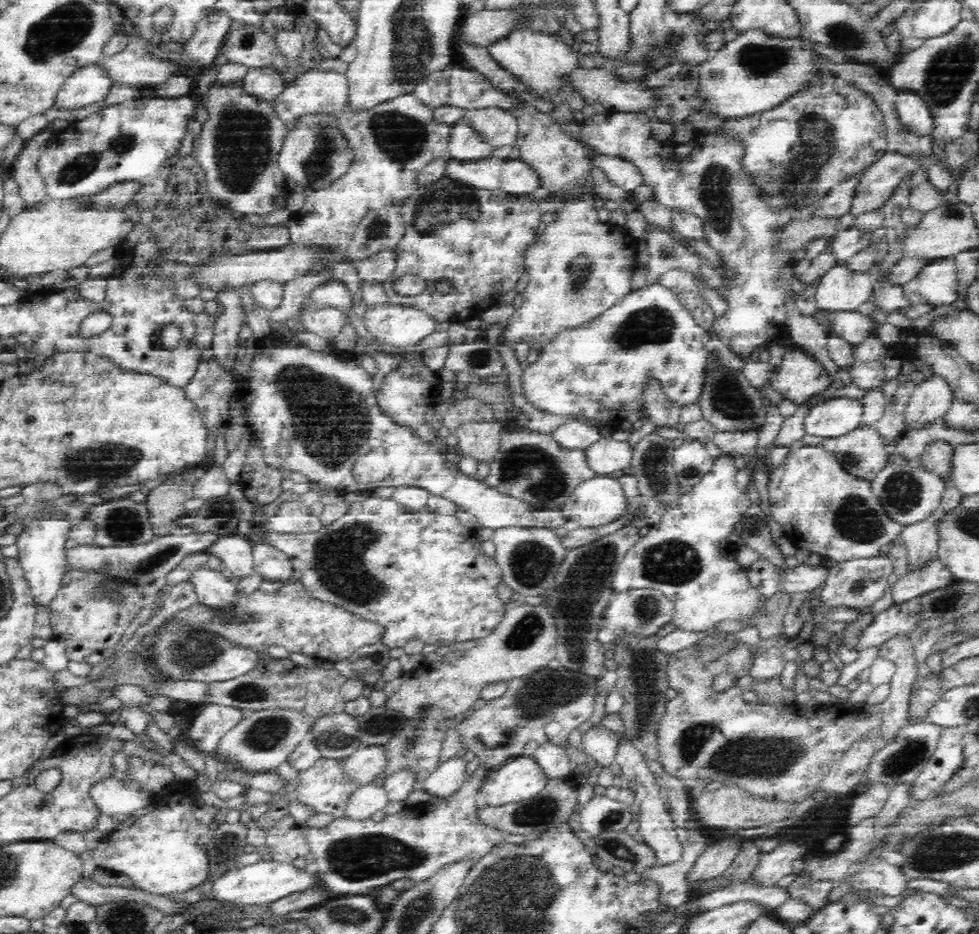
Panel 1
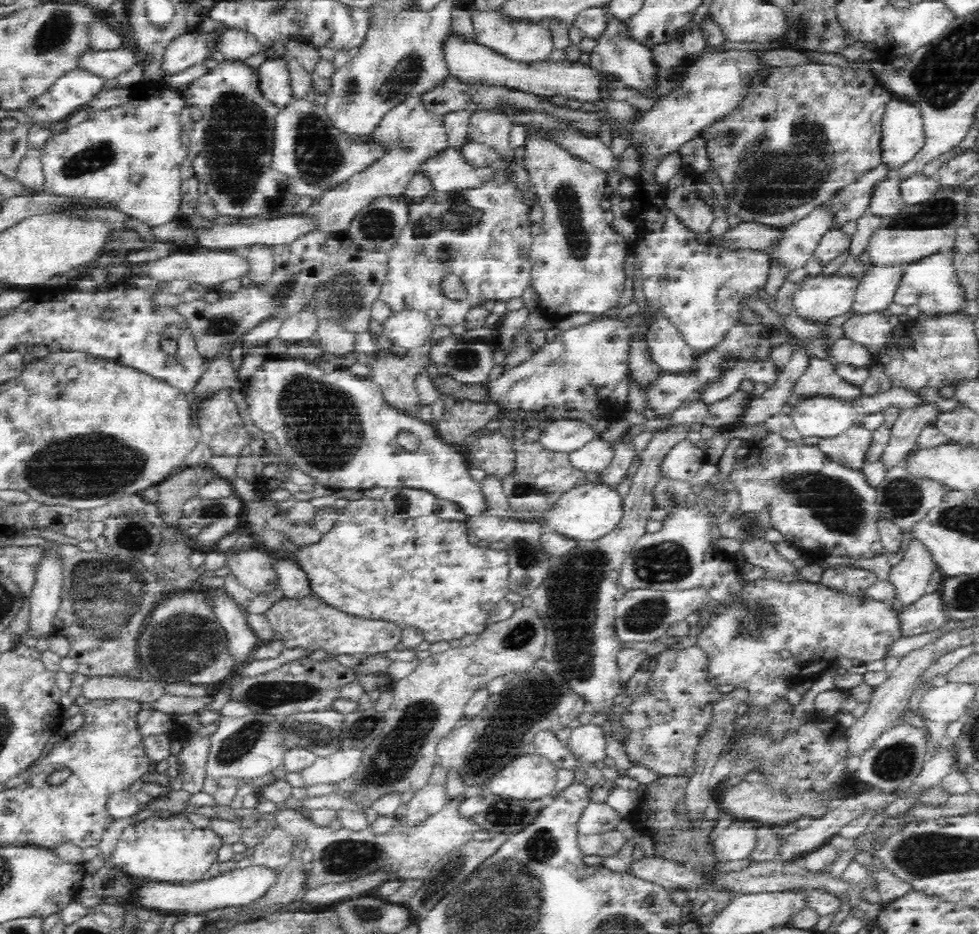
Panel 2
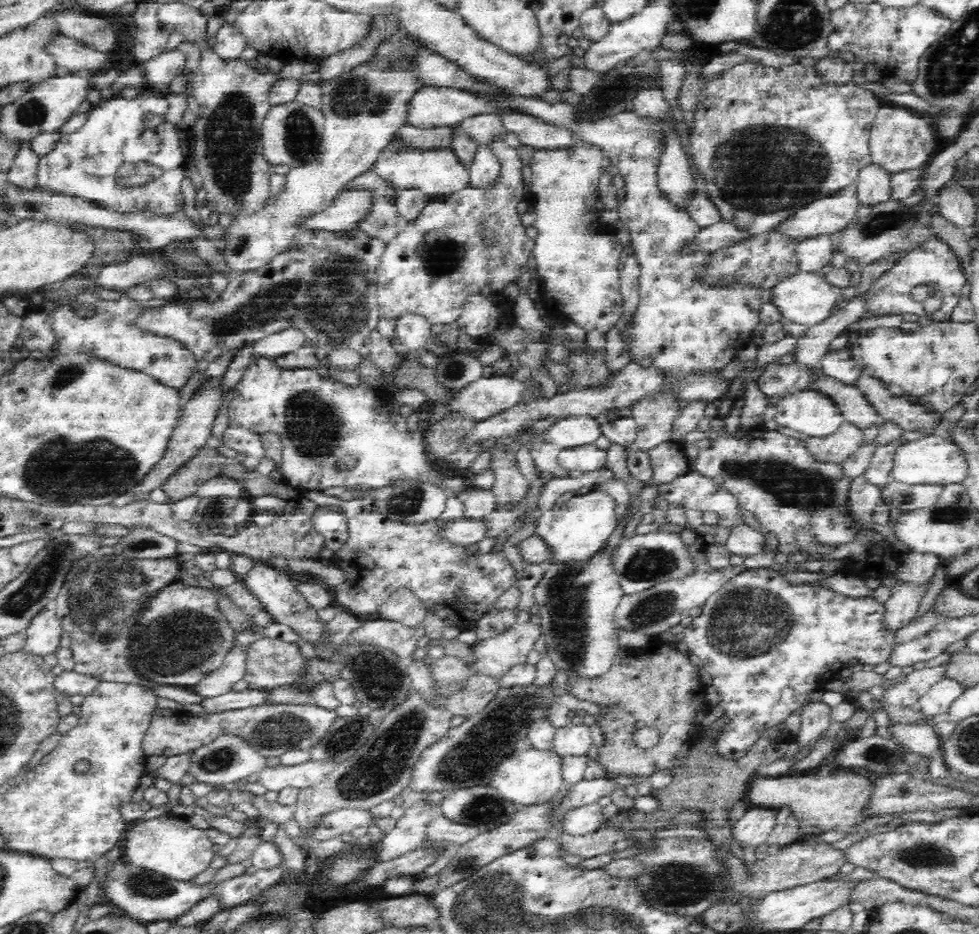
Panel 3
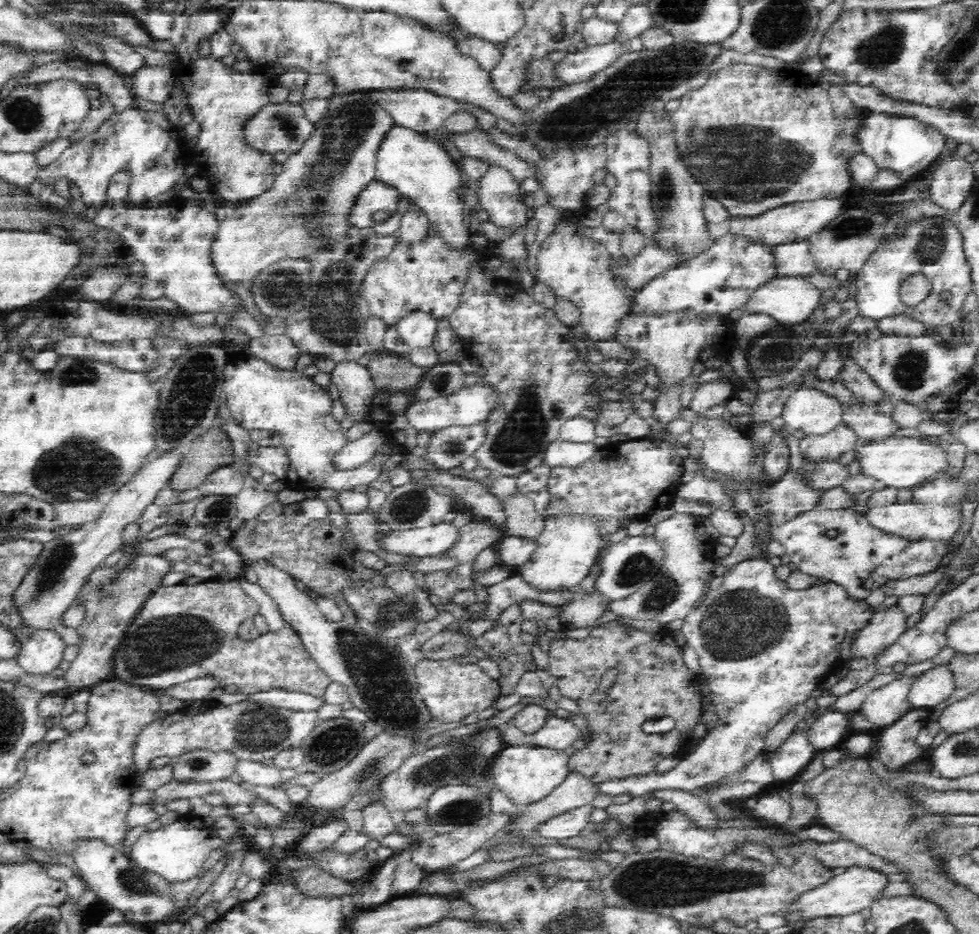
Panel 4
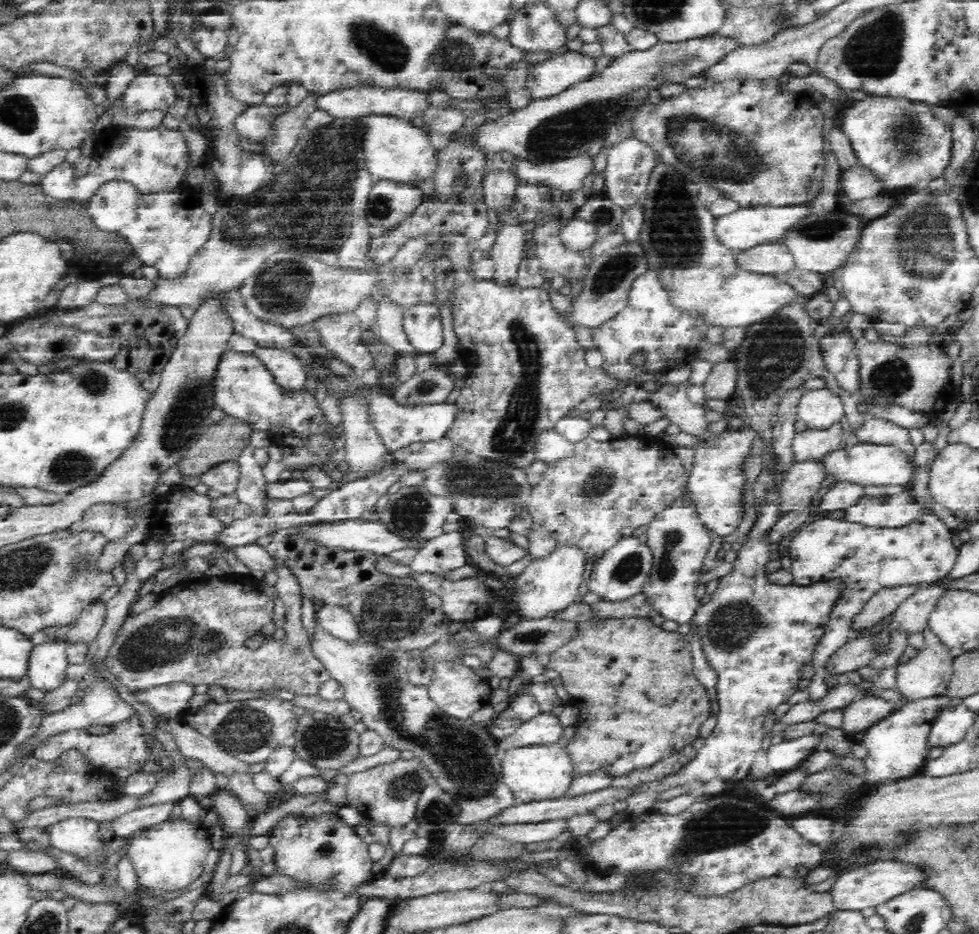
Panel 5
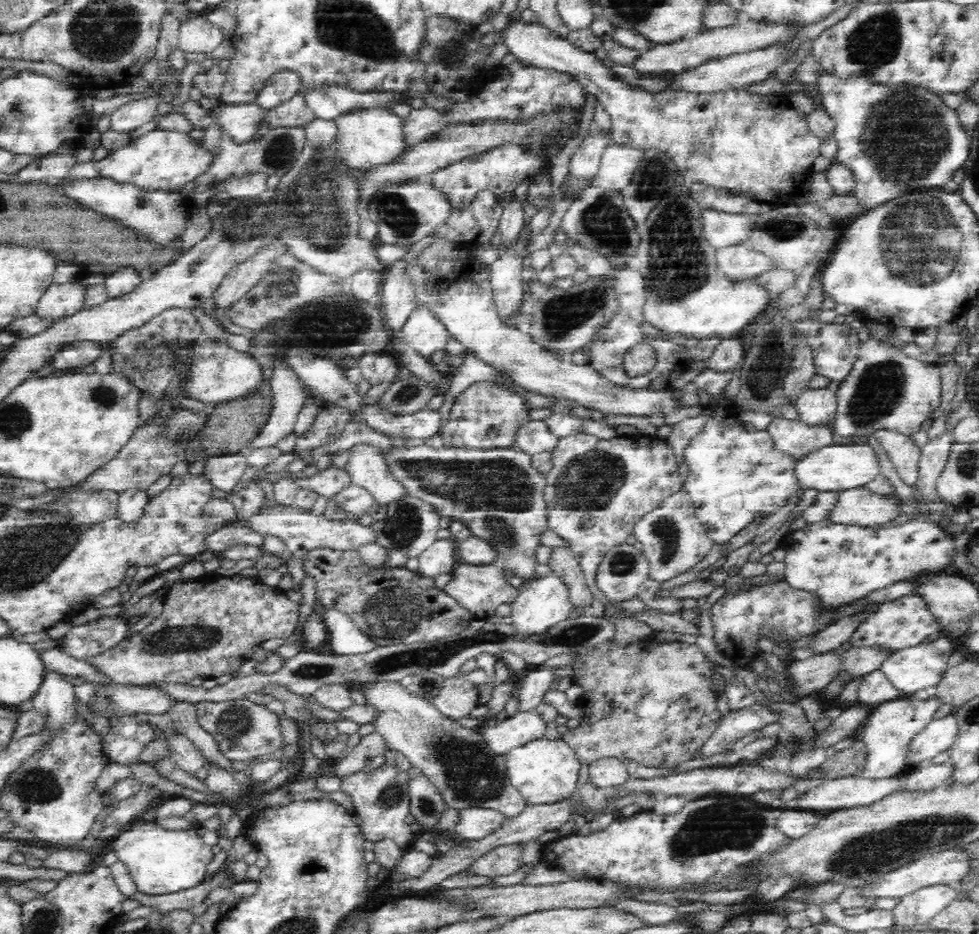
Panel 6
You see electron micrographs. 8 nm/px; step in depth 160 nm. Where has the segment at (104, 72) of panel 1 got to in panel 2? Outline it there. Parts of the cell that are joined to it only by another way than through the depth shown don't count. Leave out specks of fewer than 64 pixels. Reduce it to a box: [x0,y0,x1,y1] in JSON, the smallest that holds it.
[24,68,105,126]

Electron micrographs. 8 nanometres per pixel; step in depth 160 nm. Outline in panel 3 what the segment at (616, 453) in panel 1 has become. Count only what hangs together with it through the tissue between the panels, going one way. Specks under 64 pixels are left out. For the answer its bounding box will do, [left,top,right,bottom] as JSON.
[557,443,607,472]

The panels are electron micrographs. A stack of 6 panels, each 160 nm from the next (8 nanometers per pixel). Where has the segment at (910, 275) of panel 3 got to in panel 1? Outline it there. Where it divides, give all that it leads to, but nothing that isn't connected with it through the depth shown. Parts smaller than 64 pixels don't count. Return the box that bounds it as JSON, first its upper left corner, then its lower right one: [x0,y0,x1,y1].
[903,257,958,305]

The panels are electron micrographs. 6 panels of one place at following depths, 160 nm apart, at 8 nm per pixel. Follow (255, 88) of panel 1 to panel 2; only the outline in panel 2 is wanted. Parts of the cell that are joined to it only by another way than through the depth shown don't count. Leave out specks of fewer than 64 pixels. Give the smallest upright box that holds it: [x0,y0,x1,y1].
[254,59,293,107]

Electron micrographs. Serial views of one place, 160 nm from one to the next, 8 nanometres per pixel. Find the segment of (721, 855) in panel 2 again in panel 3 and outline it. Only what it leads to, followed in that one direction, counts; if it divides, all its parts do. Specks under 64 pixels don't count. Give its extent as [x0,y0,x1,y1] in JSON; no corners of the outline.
[731,807,775,850]

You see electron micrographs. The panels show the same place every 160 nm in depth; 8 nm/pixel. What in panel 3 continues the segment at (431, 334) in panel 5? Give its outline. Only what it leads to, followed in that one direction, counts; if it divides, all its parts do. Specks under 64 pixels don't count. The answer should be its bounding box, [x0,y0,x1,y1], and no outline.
[394,313,431,351]

